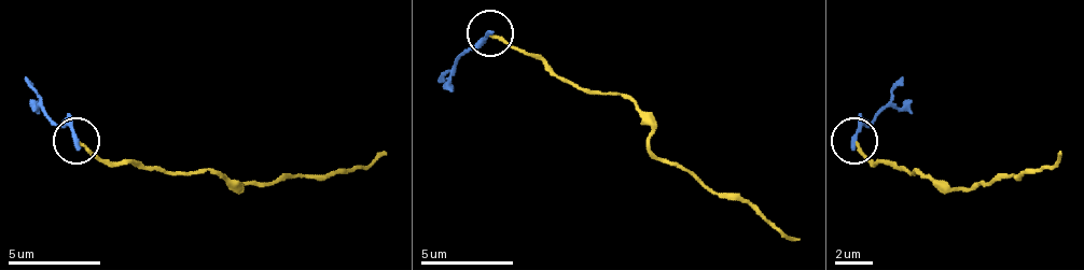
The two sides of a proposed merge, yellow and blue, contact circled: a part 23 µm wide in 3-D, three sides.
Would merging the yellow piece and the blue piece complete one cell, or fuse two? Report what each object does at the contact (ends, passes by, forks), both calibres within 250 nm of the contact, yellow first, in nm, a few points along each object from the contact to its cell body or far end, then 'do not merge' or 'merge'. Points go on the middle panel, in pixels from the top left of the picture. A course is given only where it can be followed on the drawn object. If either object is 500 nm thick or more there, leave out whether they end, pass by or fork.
yellow ends; blue ends; calibres 150 and 280 nm; course yellow (488, 37), (539, 55), (581, 87), (623, 93), (664, 161), (678, 161), (716, 194), (748, 199), (798, 240); course blue (488, 32), (438, 83); do not merge

